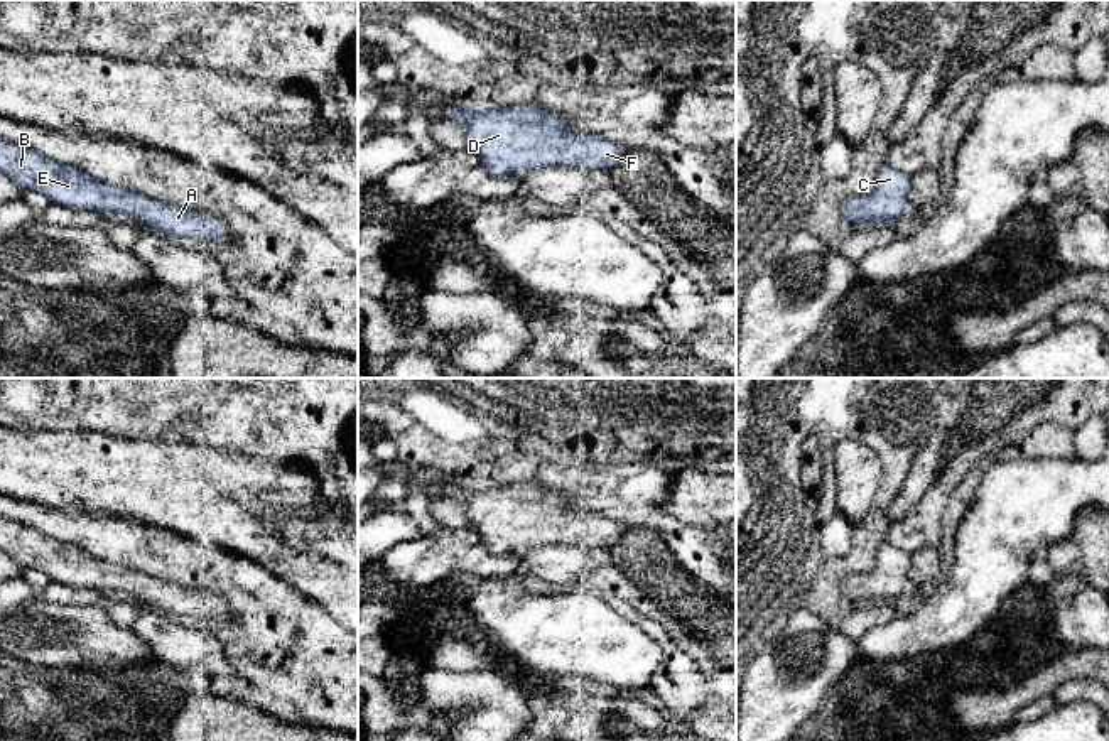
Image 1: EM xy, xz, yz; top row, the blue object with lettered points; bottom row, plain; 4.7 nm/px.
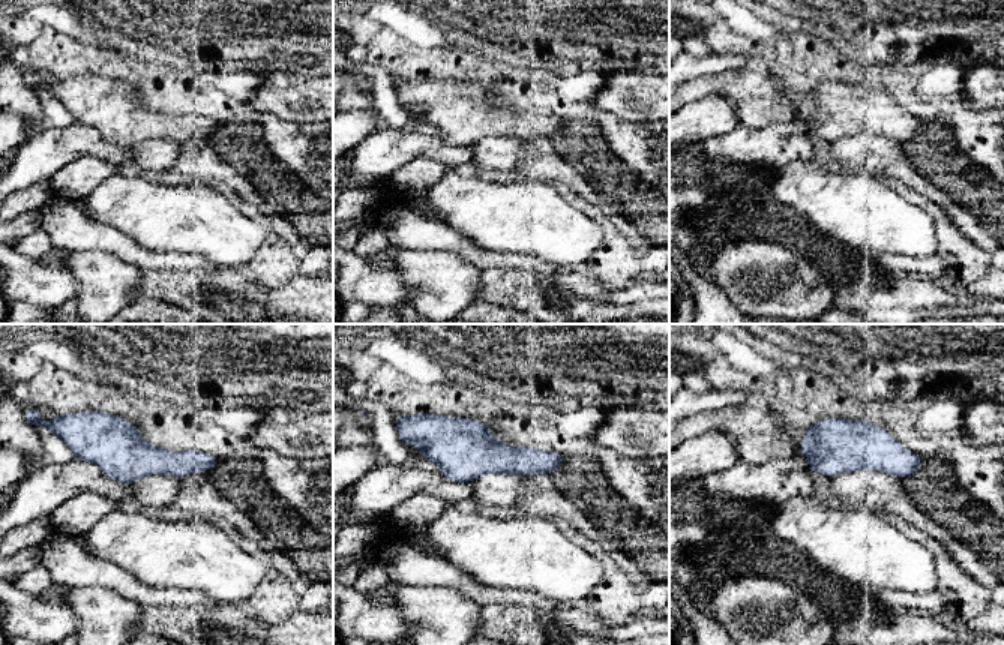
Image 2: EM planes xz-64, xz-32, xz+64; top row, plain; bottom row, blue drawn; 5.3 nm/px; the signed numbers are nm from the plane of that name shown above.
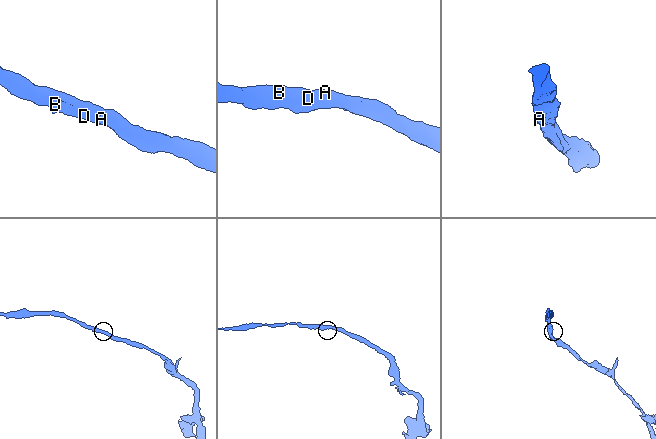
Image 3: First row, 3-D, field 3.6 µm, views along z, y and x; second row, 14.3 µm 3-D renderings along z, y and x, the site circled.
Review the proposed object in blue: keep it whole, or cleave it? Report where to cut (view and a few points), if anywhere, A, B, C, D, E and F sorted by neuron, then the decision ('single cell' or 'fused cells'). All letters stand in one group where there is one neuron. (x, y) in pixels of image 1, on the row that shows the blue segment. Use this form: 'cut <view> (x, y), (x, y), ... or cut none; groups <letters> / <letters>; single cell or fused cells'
cut none; groups A B C D E F; single cell

